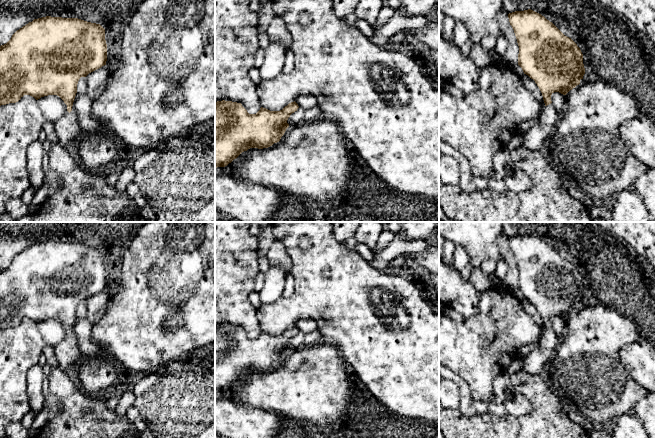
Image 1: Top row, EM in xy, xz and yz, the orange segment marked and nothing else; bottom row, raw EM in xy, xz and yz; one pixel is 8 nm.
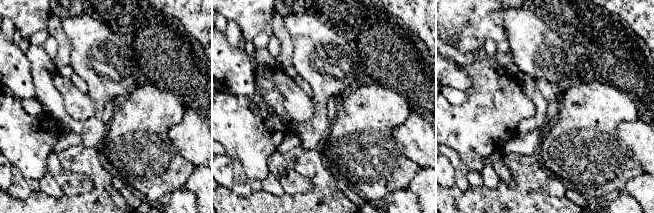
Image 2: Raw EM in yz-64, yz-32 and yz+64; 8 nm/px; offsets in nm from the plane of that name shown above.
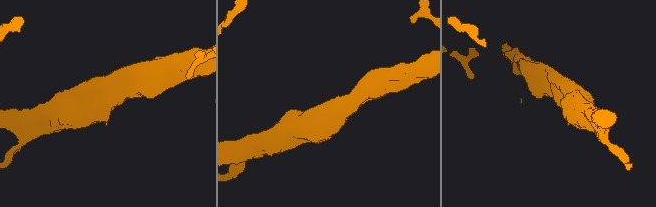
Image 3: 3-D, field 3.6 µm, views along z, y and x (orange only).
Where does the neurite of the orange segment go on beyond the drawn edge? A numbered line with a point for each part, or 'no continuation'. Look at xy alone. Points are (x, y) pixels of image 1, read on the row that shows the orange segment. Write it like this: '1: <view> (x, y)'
1: xy (97, 80)

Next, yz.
1: yz (534, 138)

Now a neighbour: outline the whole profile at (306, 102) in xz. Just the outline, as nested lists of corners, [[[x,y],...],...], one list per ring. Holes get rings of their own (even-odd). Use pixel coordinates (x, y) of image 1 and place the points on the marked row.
[[[301,95],[296,98],[295,102],[304,110],[310,109],[317,105],[316,98],[310,95]]]

